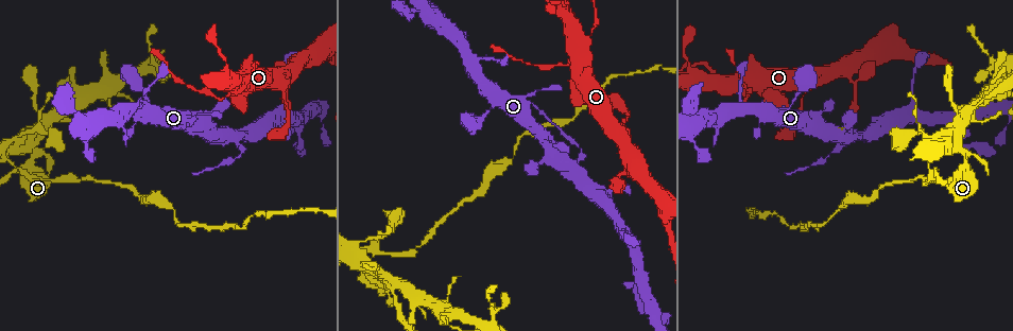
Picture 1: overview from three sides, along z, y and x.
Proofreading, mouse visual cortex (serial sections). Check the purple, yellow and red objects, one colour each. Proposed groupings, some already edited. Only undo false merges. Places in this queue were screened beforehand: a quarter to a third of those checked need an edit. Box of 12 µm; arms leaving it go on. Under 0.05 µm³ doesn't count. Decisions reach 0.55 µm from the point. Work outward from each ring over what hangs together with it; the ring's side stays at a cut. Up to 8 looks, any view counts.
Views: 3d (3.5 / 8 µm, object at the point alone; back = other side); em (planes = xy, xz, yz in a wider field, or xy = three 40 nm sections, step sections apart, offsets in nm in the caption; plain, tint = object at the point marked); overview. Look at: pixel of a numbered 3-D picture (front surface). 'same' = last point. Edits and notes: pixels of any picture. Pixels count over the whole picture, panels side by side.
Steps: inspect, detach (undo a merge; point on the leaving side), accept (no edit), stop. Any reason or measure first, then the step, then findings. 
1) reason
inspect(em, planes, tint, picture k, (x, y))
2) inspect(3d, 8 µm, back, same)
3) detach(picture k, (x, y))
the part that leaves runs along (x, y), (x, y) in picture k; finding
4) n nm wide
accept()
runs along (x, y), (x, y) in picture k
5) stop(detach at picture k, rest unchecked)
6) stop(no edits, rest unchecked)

three arms meet
inspect(3d, 3.5 µm, picture 1, (928, 171))

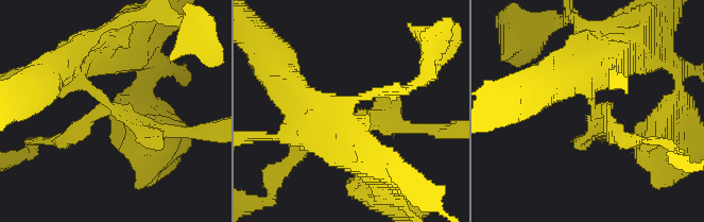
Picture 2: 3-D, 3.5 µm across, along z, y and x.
3 arms; arms of 200, 200, 350 nm; shape alone is not enough
inspect(em, xy, step 3, tint, picture 2, (113, 108))

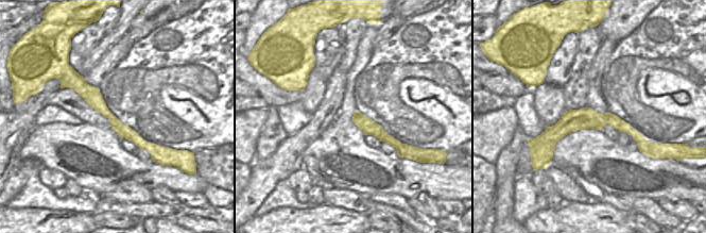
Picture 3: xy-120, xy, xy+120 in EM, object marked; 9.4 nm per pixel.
detach(picture 2, (84, 132))
the part that leaves runs along (395, 121), (405, 126), (453, 132) in picture 2; two cells meet here

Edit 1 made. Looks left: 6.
inspect(overview)

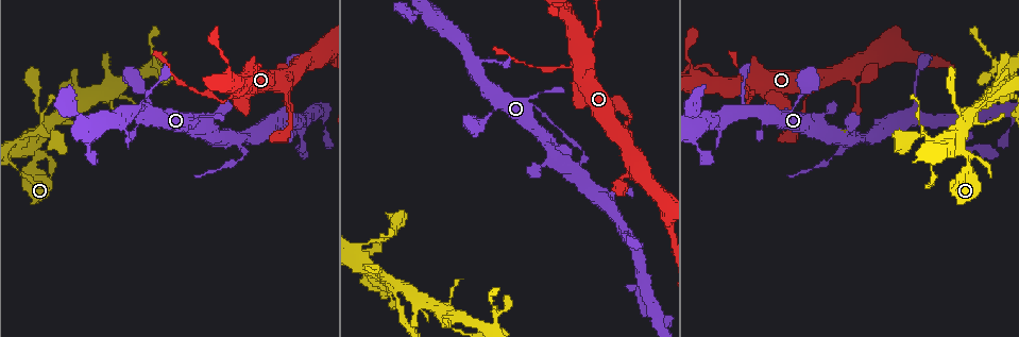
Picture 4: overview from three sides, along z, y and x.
three arms meet
inspect(3d, 3.5 µm, picture 4, (401, 284))

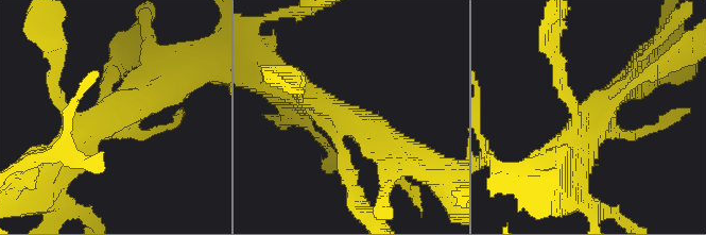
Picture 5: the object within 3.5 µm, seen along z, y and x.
inspect(em, xy, step 2, tint, picture 5, (595, 114))

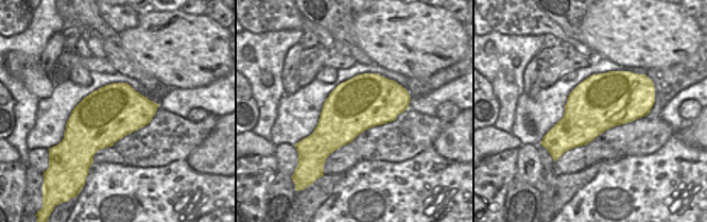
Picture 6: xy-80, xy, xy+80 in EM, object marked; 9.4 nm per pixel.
500 nm wide
accept()
runs along (59, 149), (167, 87) in picture 5; one cell here

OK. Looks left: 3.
thin neck
inspect(3d, 8 µm, back, picture 4, (237, 143))

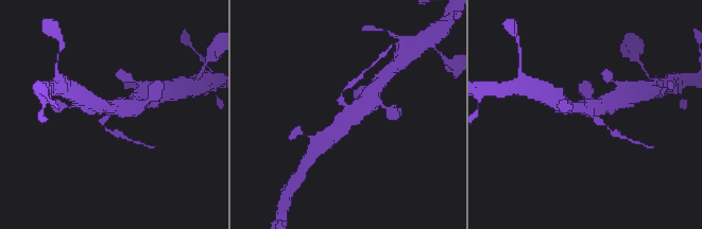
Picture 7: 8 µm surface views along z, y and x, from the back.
inspect(3d, 3.5 µm, picture 7, (350, 107))

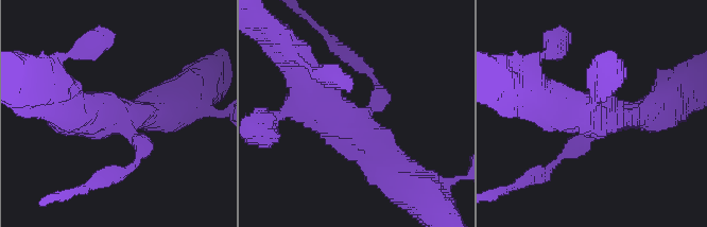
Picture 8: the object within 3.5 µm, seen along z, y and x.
3 arms; arms of 250, 450, 600 nm
inspect(em, xy, step 1, tint, picture 8, (126, 124))

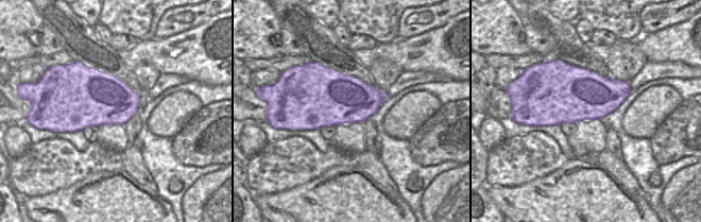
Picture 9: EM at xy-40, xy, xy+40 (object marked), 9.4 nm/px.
detach(picture 8, (369, 73))
the part that leaves runs along (375, 105), (375, 79), (329, 37) in picture 8; two cells meet here

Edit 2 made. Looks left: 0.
stop(detach at picture 2, detach at picture 8, rest unchecked)

